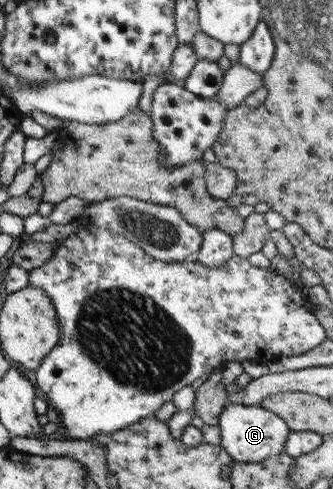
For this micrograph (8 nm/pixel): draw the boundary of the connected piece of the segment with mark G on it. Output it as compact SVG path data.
M227 403L218 415L220 446L235 462L255 463L266 457L277 455L284 449L290 429L285 420L259 405L237 405Z

